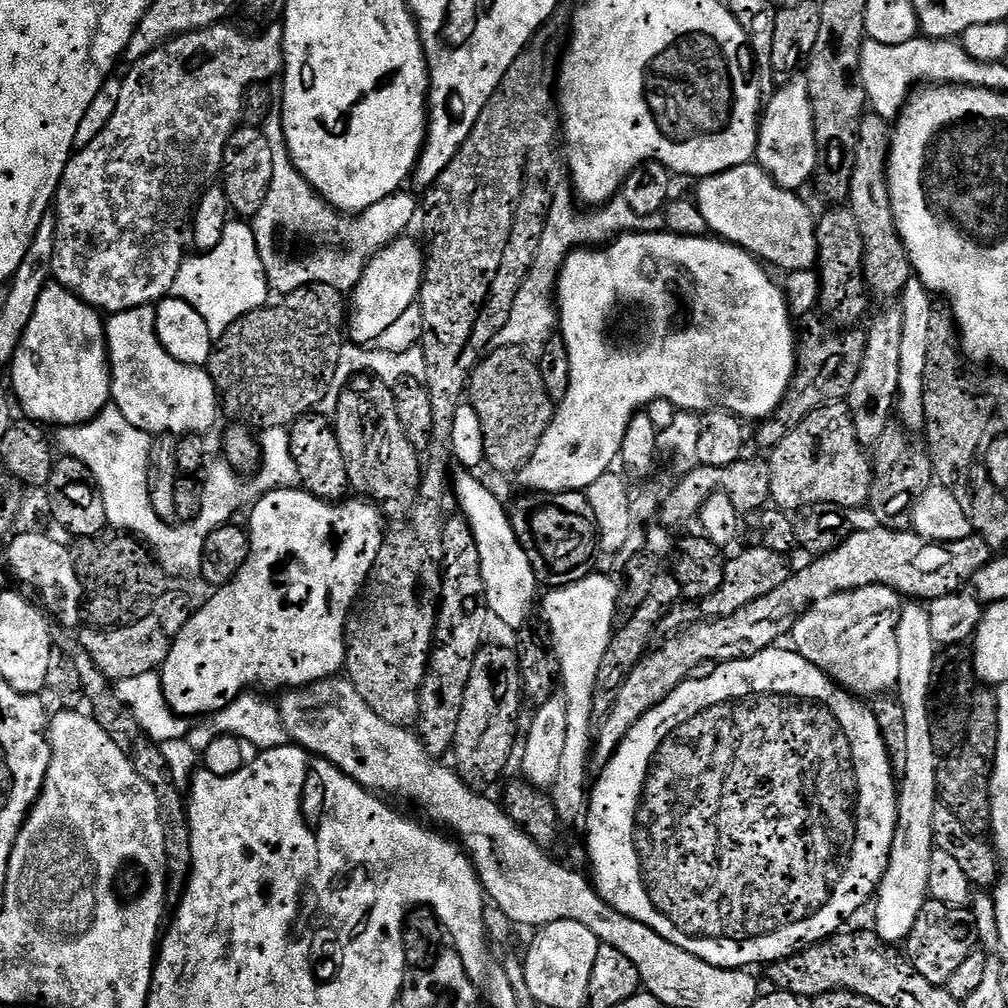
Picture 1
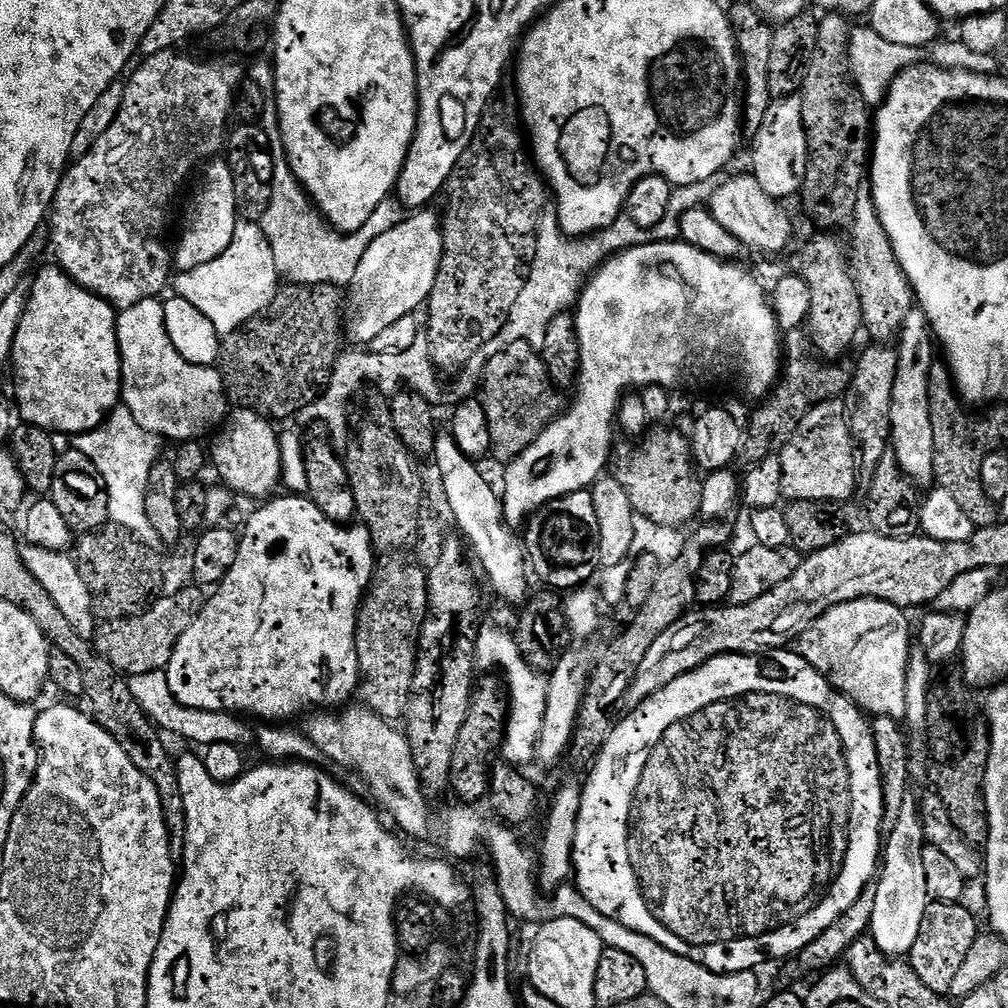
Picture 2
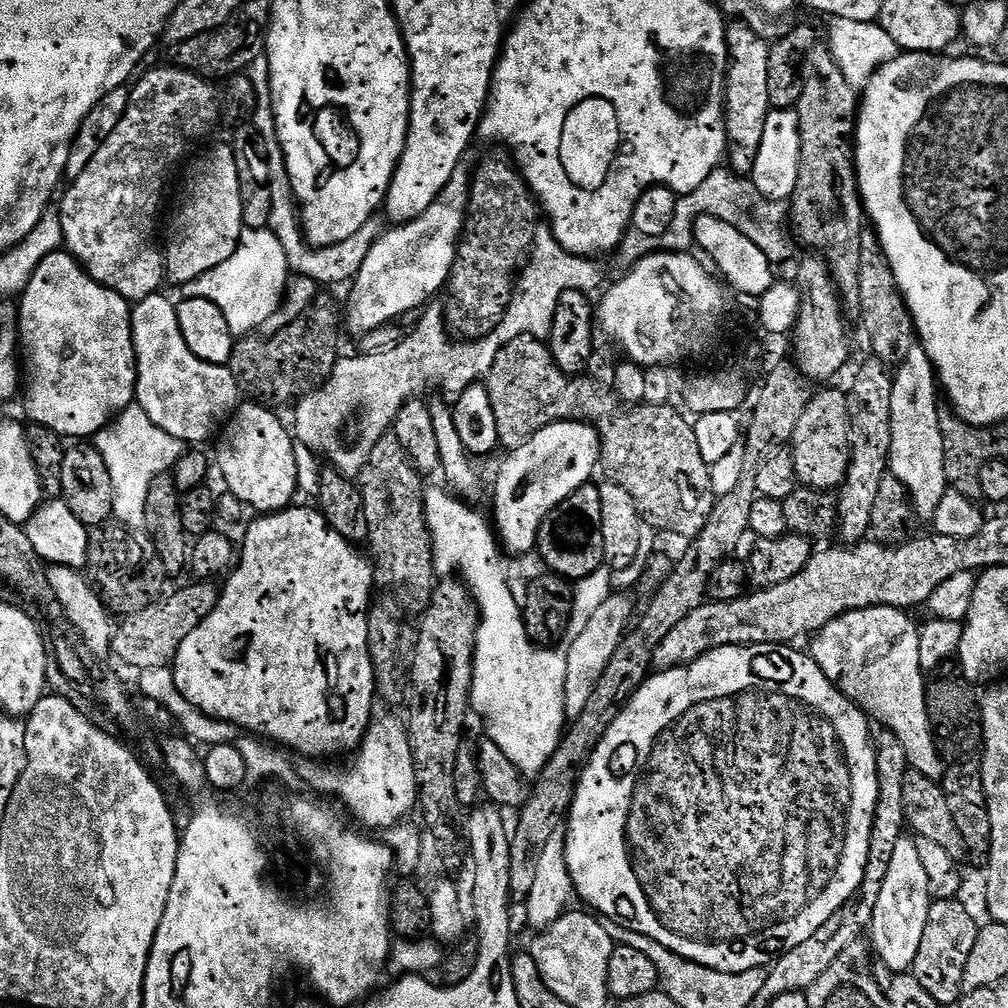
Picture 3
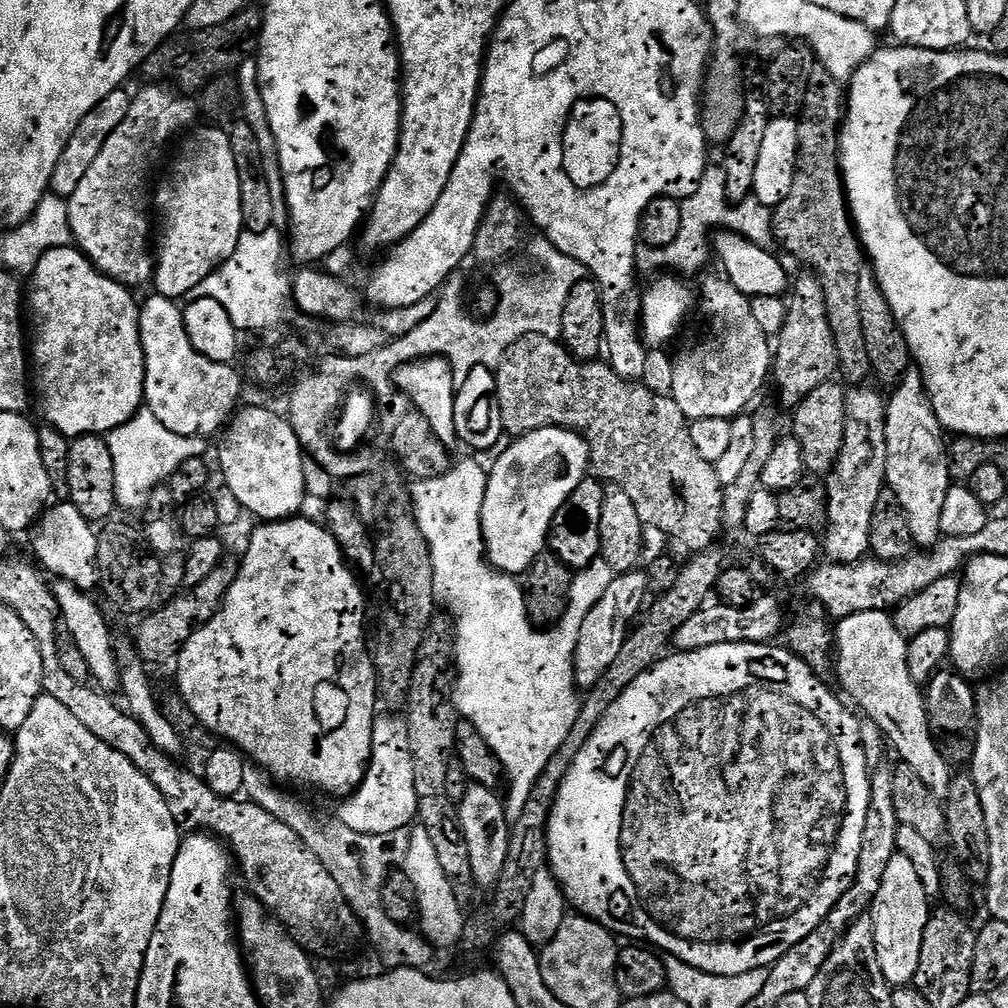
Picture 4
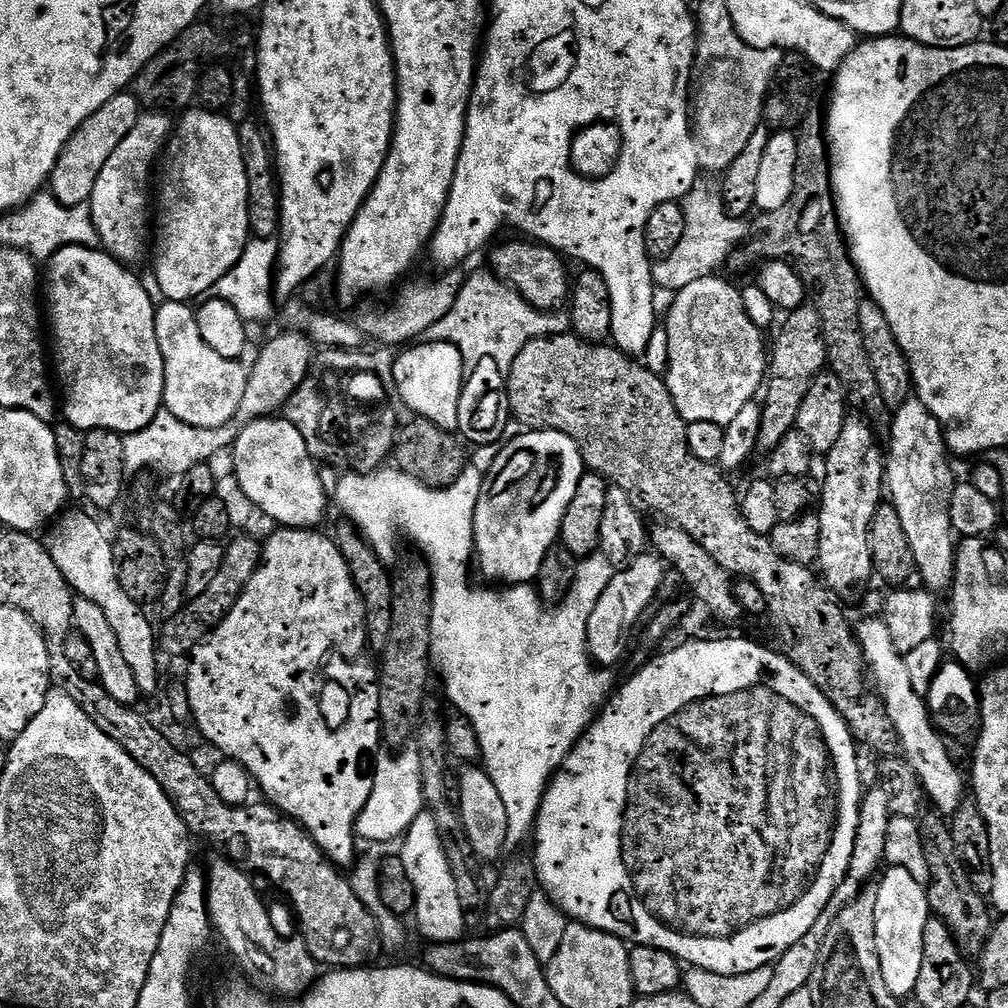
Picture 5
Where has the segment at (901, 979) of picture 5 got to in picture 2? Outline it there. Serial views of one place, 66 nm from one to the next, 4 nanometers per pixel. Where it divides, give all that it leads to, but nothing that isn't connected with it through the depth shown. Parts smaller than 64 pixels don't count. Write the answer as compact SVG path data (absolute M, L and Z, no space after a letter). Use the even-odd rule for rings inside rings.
M912 802L906 803L902 806L898 822L886 836L886 845L882 850L882 867L874 884L876 897L870 929L873 942L887 956L893 958L904 958L911 953L914 942L918 942L922 918L930 903L926 890L926 866L923 862L925 847L919 807Z

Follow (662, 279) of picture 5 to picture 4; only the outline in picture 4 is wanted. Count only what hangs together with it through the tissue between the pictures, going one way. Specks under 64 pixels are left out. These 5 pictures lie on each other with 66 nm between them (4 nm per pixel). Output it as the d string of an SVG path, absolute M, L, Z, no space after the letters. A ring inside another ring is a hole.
M709 166L704 169L704 177L698 190L682 203L682 230L678 238L665 248L645 247L642 252L642 268L652 272L655 268L677 268L680 272L700 272L710 260L710 237L717 230L736 232L739 236L747 236L759 248L769 250L777 247L776 238L772 235L773 209L762 206L754 198L733 204L726 194L726 174L723 167Z

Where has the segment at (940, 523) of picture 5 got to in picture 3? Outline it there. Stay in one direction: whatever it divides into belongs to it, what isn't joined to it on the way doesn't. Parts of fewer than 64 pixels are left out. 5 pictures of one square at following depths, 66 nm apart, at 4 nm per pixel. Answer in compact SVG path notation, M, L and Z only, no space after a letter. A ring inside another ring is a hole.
M919 346L907 351L906 358L895 365L890 390L890 454L888 455L888 471L908 491L912 500L912 508L921 521L935 521L938 505L942 498L950 491L946 478L946 458L942 450L942 426L940 425L941 401L936 401L938 396L938 381L935 371L928 362L928 356Z

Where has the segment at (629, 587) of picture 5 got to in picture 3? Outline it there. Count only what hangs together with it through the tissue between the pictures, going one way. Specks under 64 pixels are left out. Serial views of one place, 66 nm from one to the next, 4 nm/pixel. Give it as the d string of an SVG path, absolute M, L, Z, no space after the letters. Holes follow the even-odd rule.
M609 594L606 602L602 602L602 606L598 606L598 610L594 610L594 614L586 622L586 626L582 626L582 630L571 637L572 645L567 645L564 714L569 721L576 720L578 714L582 714L590 694L594 694L594 686L598 686L598 678L602 678L602 673L605 672L606 665L610 663L610 658L614 658L614 650L618 650L618 646L624 640L624 633L633 619L630 596L628 594Z

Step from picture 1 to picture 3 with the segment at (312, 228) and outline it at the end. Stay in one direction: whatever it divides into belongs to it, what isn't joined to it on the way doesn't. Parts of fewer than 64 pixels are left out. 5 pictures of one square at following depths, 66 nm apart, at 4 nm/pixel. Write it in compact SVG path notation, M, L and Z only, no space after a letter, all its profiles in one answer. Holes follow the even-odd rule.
M261 58L254 61L246 69L246 74L250 78L250 82L254 82L254 98L256 99L254 114L250 123L258 130L260 140L264 143L267 161L270 162L271 210L268 228L280 240L286 254L288 267L294 274L309 277L322 286L342 282L349 283L360 272L361 266L366 260L366 254L372 249L374 241L383 235L386 226L385 221L378 216L372 217L367 220L362 229L358 230L358 233L351 235L345 242L336 243L334 246L313 248L308 243L303 234L296 197L293 194L289 172L286 170L285 154L278 138L278 122L274 114L274 98L272 97L272 83L270 82L267 59Z

